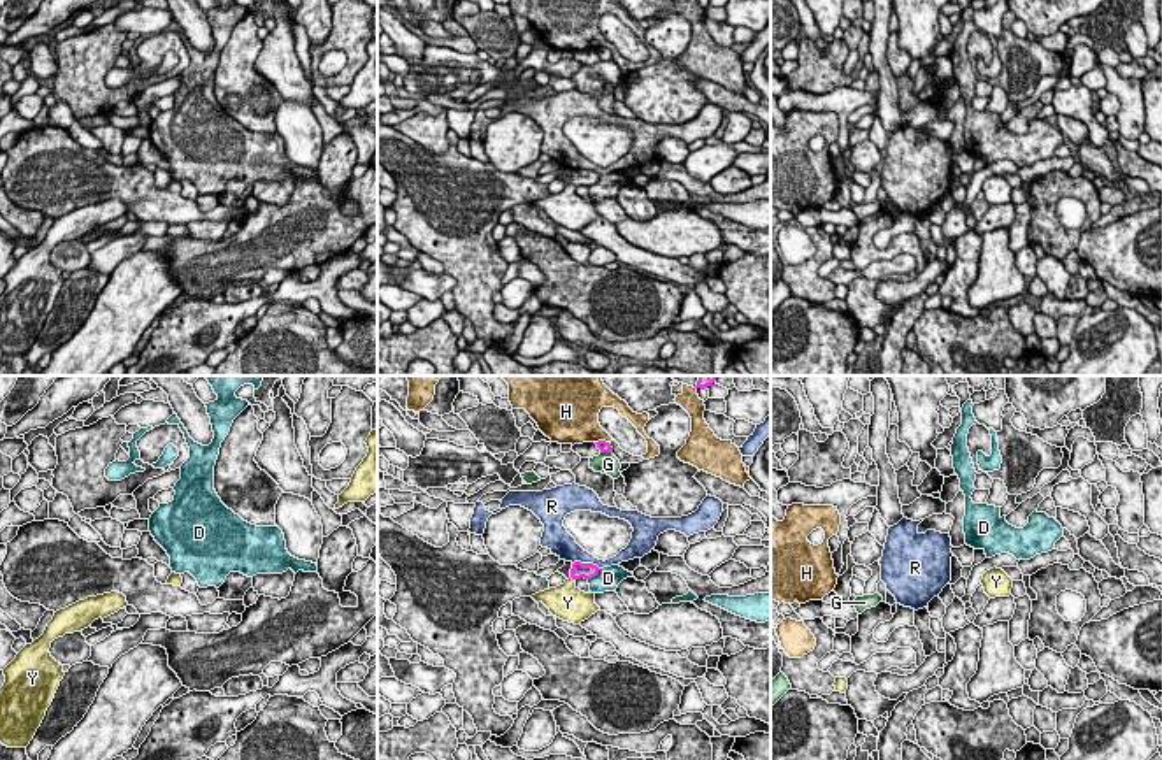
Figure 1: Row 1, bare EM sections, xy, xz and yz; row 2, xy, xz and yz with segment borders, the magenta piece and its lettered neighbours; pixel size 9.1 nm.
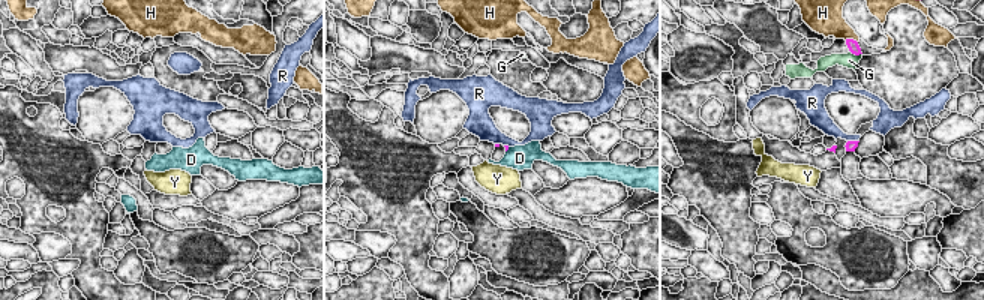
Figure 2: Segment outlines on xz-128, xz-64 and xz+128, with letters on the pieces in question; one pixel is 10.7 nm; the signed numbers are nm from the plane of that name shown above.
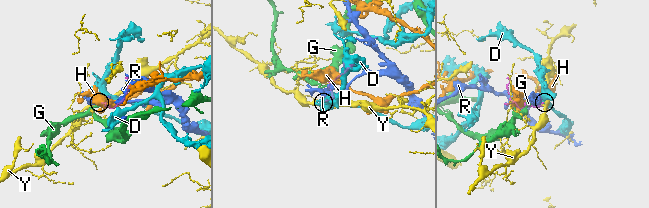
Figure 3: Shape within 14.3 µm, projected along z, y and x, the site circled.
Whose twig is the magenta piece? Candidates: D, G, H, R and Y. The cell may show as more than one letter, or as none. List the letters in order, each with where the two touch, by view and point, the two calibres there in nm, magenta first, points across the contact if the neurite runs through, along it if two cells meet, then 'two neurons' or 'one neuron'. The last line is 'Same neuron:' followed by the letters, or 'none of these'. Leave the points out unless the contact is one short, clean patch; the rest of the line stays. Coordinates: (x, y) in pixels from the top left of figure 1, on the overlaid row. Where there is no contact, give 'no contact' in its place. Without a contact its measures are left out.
D: contact xz (594, 576); calibres 140 and 220 nm; border xz (601, 569), (588, 580); two neurons
G: contact xz (606, 451); calibres 100 and 190 nm; border xz (601, 451), (611, 453); two neurons
H: contact xz (601, 441); calibres 100 and 360 nm; two neurons
R: contact xz (587, 564); calibres 140 and 220 nm; two neurons
Y: contact xz (573, 578); calibres 140 and 320 nm; way xz (578, 571), (573, 578), (567, 602); one neuron
Same neuron: Y

